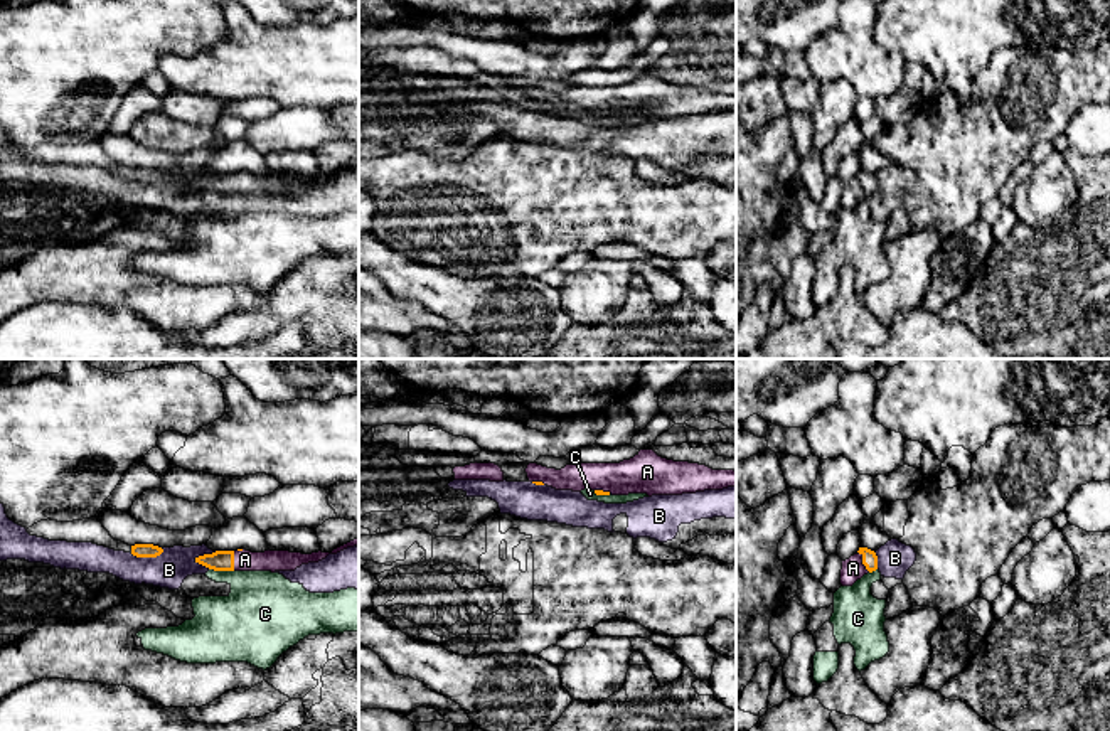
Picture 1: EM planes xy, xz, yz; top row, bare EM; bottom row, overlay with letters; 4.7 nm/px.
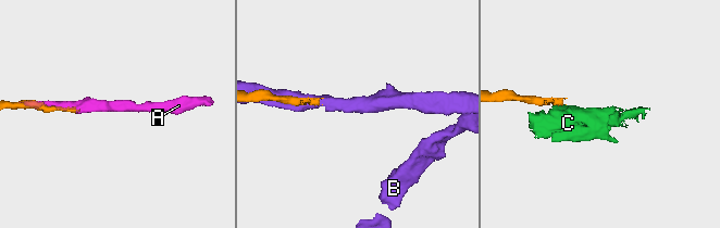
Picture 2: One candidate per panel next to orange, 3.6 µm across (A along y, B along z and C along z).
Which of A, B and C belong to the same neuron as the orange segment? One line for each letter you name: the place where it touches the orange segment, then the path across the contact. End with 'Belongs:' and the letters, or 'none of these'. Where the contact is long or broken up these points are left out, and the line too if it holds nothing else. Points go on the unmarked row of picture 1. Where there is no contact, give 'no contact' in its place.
A: yz (863, 184)
Belongs: A

